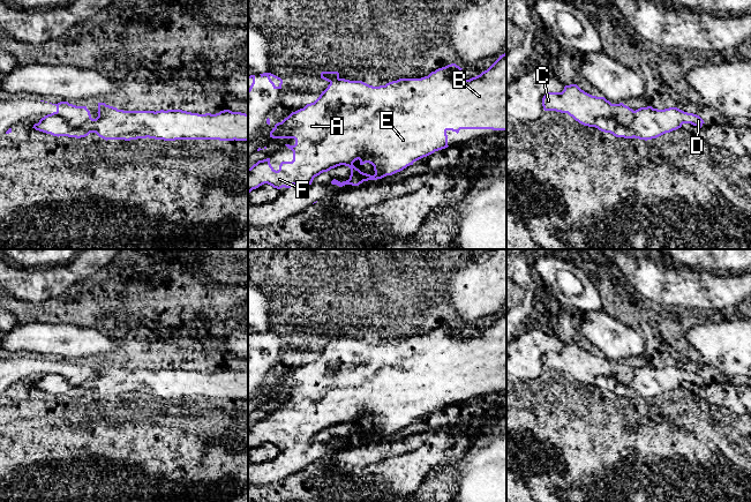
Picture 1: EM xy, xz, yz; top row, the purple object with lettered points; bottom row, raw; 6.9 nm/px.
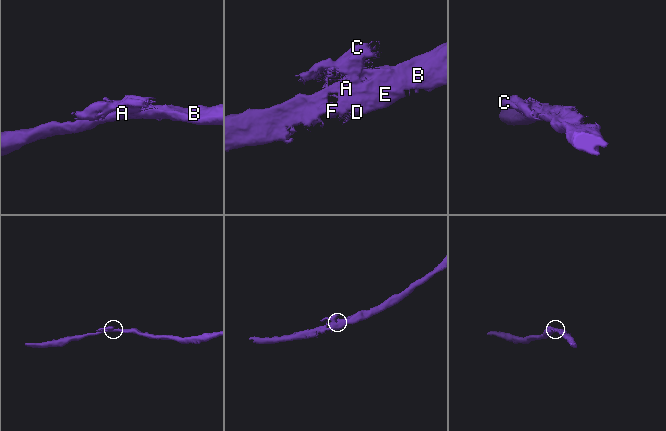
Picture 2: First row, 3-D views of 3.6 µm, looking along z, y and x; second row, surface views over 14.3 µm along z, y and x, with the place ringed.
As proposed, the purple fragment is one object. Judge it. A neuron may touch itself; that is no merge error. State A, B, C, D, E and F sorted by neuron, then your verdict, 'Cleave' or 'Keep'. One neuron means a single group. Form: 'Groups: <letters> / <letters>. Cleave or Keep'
Groups: A B D E F / C. Cleave

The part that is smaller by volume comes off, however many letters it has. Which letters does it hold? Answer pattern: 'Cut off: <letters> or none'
Cut off: C

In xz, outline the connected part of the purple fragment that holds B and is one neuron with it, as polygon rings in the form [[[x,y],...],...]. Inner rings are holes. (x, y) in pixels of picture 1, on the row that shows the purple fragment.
[[[506,52],[487,70],[470,80],[461,77],[461,69],[451,63],[421,78],[399,78],[380,87],[345,78],[330,82],[314,103],[292,112],[275,125],[270,137],[295,140],[294,145],[285,144],[293,151],[293,160],[281,162],[278,171],[271,166],[270,158],[258,160],[248,168],[248,194],[264,183],[277,189],[291,188],[293,185],[311,185],[315,177],[340,165],[351,168],[350,179],[343,182],[333,179],[331,183],[339,187],[359,186],[363,181],[392,175],[413,165],[414,162],[448,148],[448,130],[457,134],[460,129],[506,130]],[[358,159],[360,165],[371,164],[375,174],[370,175],[356,168],[353,163]]]

